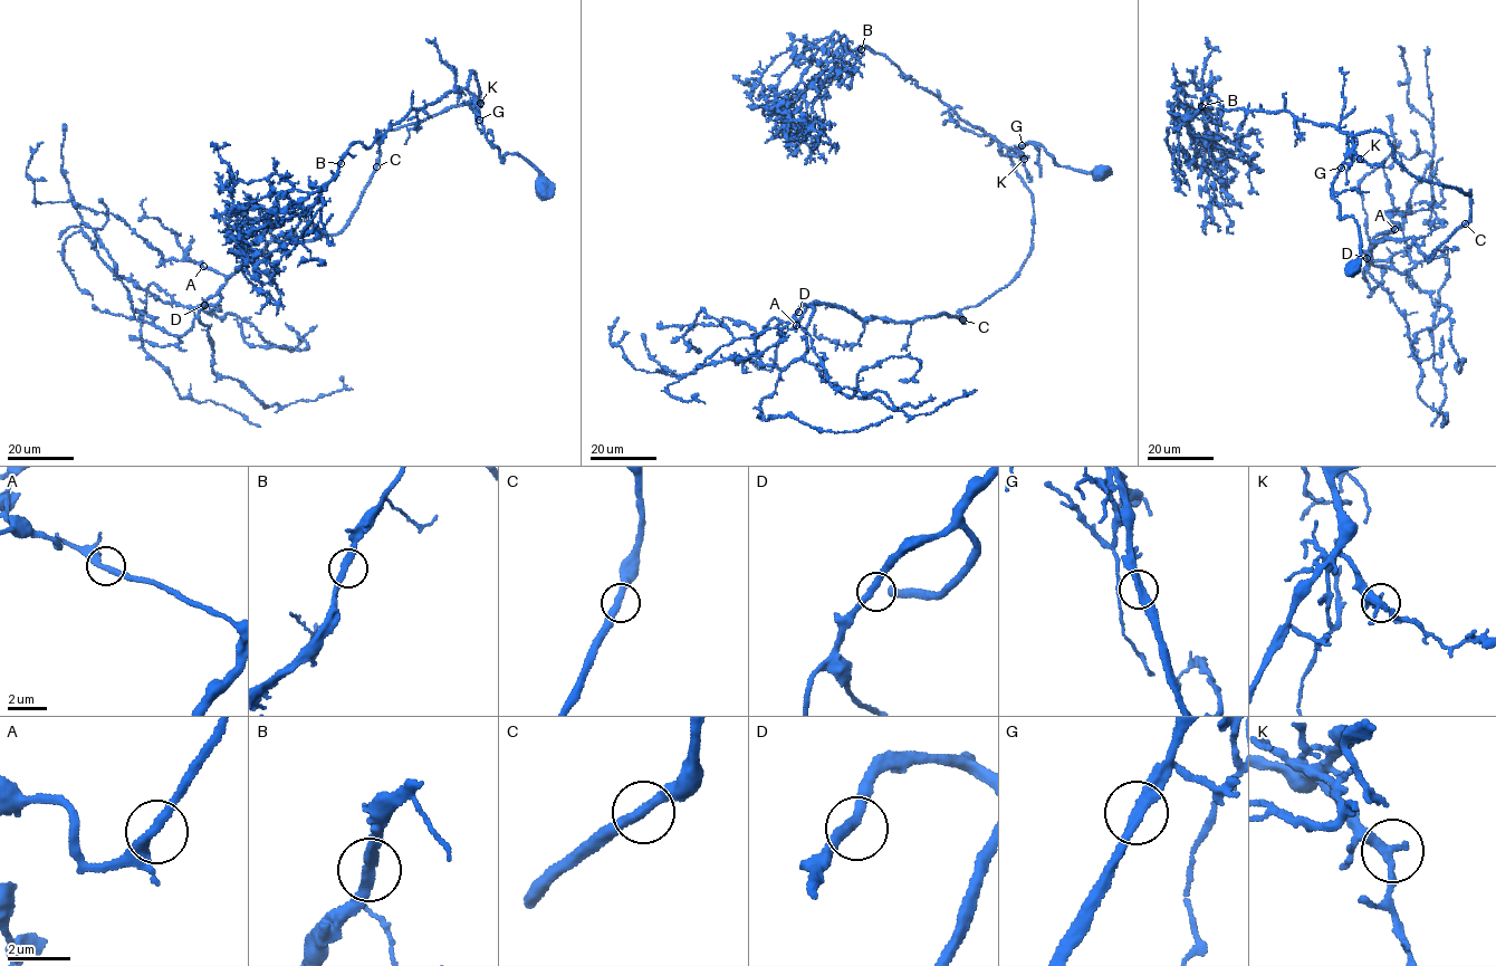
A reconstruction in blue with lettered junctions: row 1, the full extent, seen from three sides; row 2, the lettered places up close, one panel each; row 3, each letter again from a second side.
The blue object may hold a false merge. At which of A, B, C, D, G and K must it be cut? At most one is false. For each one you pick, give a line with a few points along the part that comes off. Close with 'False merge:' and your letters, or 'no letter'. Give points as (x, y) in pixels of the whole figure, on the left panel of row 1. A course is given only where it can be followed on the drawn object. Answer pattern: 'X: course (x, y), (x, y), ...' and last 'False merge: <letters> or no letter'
False merge: no letter

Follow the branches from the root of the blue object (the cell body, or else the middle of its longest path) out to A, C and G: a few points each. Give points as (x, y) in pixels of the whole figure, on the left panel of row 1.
A: (543, 188), (487, 139), (470, 70), (477, 101), (381, 132), (339, 232), (270, 241), (231, 275), (203, 266)
C: (543, 188), (535, 168), (516, 153), (502, 159), (487, 139), (470, 70), (477, 101), (382, 130), (376, 166)
G: (543, 188), (540, 172), (520, 155), (510, 153), (502, 159), (499, 149), (487, 139), (479, 118)

